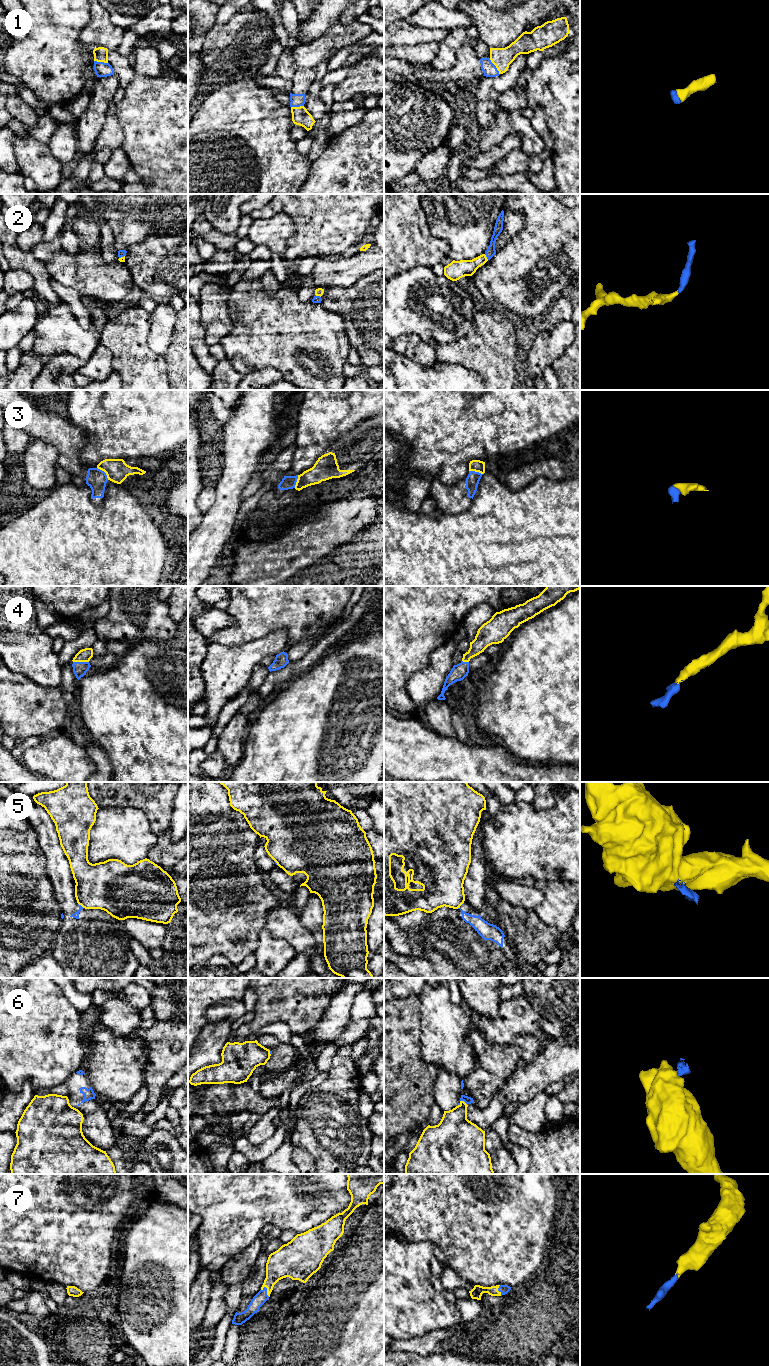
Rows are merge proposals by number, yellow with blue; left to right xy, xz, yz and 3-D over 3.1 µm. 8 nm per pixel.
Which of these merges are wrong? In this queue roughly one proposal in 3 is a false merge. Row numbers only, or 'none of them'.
5, 6

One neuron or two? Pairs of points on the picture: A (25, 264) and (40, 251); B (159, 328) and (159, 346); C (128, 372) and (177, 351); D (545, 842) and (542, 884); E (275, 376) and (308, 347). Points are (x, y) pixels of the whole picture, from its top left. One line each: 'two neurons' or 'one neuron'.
A: two neurons
B: one neuron
C: two neurons
D: two neurons
E: two neurons

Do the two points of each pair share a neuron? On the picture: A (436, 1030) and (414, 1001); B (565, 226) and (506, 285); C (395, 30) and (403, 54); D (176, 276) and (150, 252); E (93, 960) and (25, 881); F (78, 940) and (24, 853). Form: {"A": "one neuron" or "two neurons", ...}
{"A": "two neurons", "B": "one neuron", "C": "two neurons", "D": "one neuron", "E": "two neurons", "F": "two neurons"}

